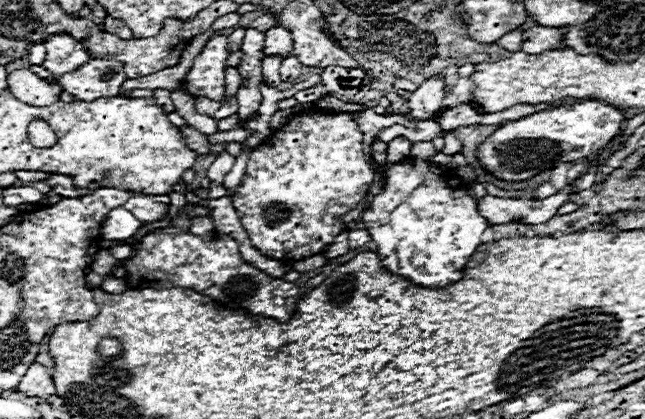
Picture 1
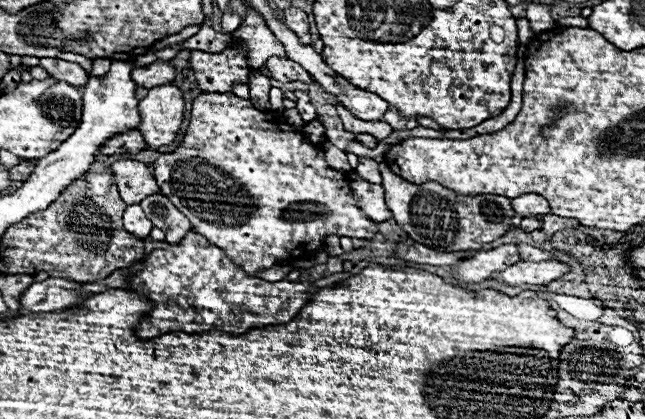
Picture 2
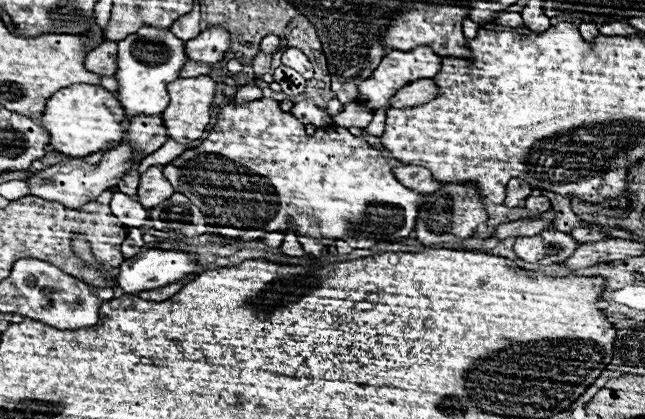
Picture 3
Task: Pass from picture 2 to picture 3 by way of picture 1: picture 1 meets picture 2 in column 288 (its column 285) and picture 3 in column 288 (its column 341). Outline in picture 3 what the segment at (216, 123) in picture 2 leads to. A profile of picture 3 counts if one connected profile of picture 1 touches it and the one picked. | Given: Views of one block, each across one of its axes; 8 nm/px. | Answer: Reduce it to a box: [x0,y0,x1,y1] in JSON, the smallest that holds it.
[162,98,422,244]

